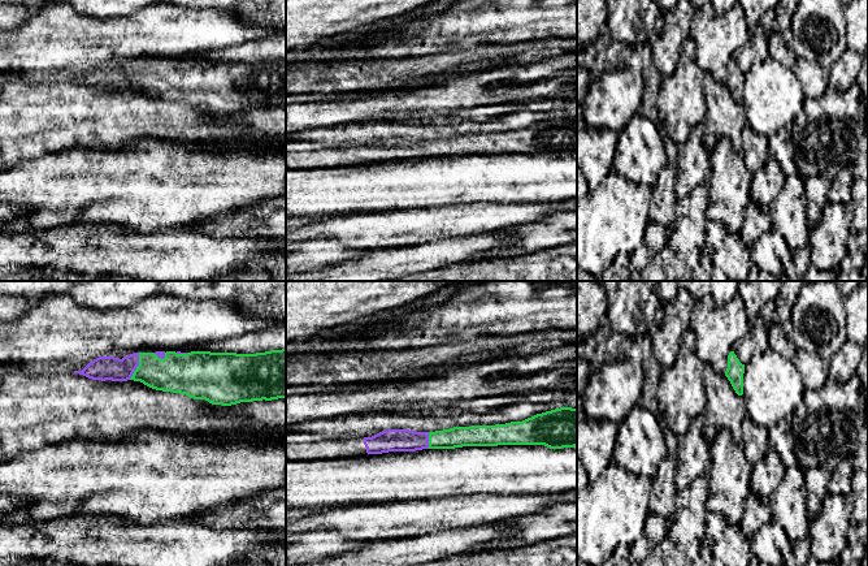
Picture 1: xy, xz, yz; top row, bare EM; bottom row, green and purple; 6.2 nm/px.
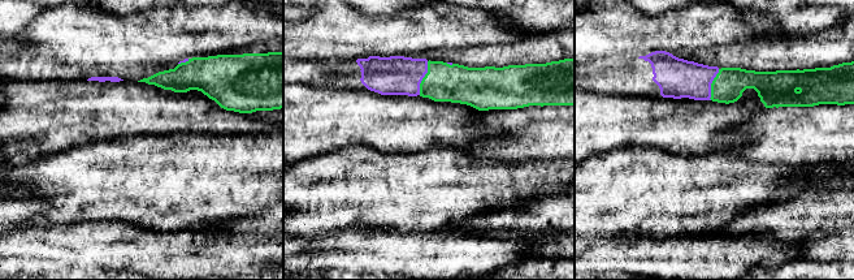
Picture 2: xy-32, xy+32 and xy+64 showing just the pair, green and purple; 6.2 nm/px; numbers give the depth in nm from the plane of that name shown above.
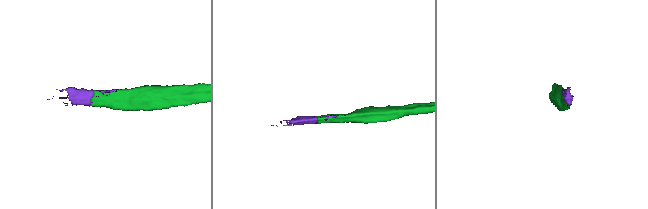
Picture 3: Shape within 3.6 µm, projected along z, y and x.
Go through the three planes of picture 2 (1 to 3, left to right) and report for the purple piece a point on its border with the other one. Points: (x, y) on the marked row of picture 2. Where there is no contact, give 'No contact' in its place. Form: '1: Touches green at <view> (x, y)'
1: Touches green at xy-32 (183, 63)
2: Touches green at xy+32 (423, 78)
3: Touches green at xy+64 (711, 85)

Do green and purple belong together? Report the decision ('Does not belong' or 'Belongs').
Belongs

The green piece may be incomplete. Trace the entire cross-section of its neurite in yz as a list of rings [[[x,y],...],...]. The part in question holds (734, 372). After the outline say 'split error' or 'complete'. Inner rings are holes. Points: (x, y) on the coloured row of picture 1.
[[[730,351],[728,355],[728,368],[725,371],[725,376],[738,396],[743,394],[743,373],[745,364],[739,362],[734,351]]] | complete

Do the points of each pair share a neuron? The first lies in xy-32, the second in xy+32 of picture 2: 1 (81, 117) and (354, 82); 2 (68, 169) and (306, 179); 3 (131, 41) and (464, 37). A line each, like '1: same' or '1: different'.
1: different
2: same
3: same

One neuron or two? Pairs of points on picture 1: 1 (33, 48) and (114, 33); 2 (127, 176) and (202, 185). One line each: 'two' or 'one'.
1: one
2: one

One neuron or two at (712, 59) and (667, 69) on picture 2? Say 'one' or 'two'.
two

